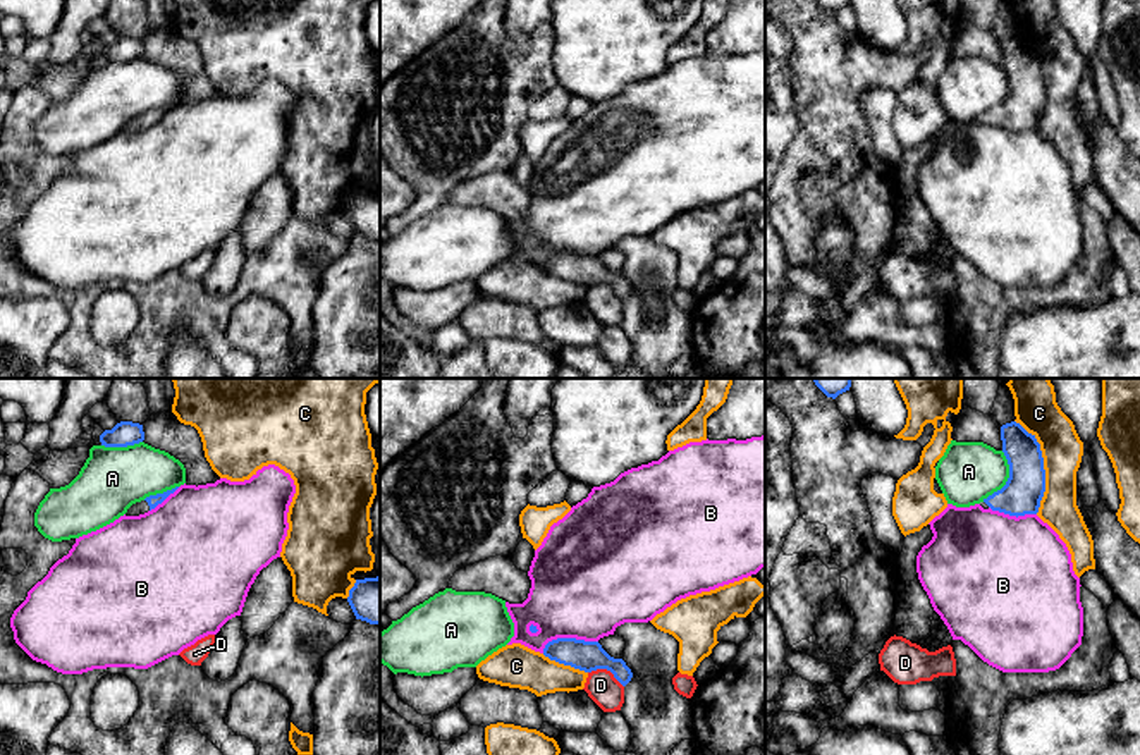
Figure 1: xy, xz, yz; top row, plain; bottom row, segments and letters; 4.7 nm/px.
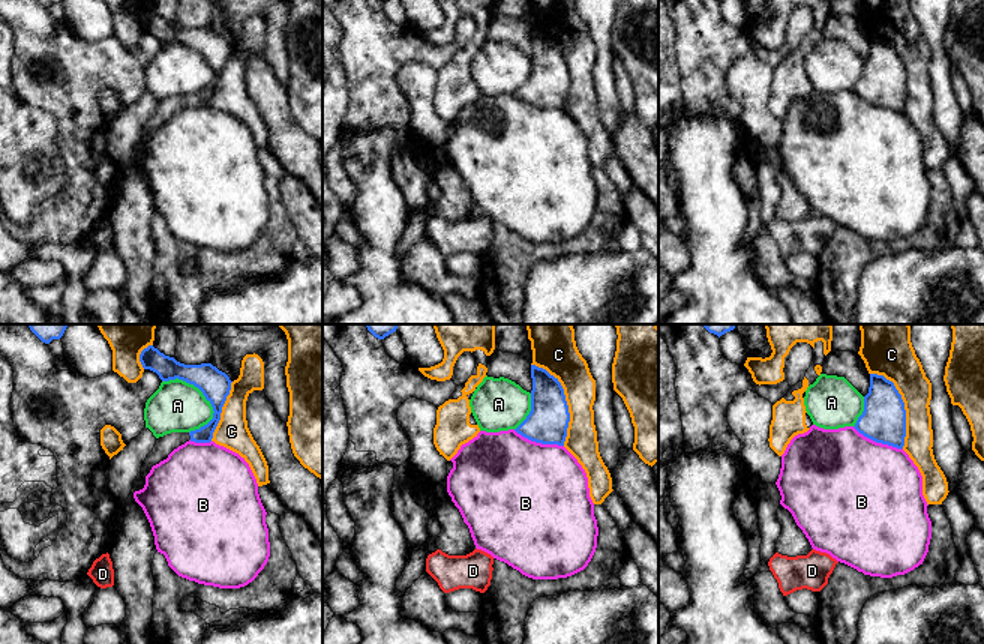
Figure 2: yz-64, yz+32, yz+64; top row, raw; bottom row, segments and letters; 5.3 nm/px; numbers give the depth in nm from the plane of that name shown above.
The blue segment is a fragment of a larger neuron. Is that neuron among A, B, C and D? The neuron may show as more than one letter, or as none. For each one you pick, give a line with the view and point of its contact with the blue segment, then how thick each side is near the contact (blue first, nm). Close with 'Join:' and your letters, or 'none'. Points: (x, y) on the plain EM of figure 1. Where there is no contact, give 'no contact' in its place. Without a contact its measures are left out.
Join: none

